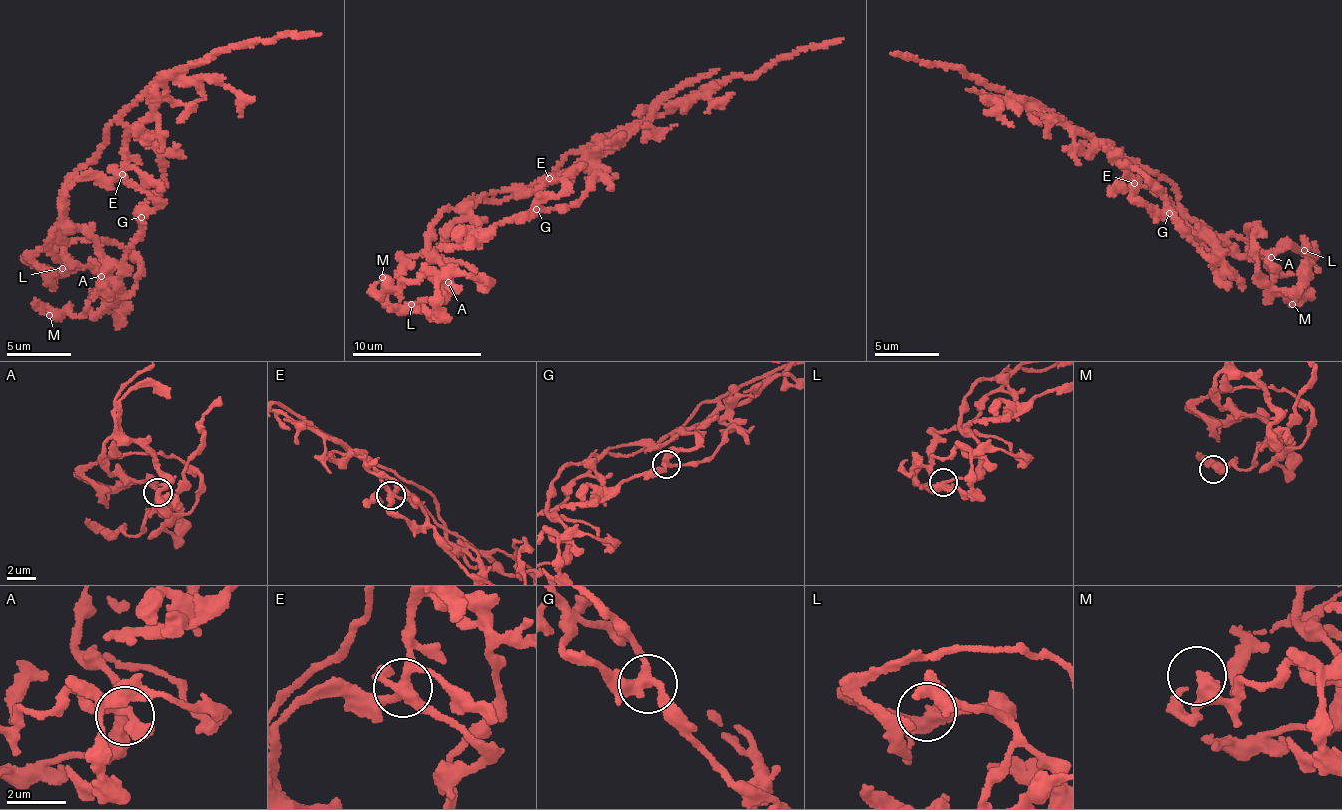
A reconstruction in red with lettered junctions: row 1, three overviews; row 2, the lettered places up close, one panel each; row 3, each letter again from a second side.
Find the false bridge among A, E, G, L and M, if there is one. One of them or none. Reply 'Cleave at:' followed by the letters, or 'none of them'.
Cleave at: E

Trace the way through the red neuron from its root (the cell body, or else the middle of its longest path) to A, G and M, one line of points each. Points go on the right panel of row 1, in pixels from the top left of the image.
A: (1146, 169), (1172, 184), (1178, 206), (1239, 255), (1247, 257), (1256, 253), (1268, 253), (1271, 257)
G: (1146, 169), (1114, 155), (1096, 139), (1099, 143), (1102, 141), (1116, 161), (1128, 163), (1154, 184), (1169, 213)
M: (1146, 169), (1239, 255), (1265, 253), (1269, 288), (1288, 301), (1297, 294), (1292, 304)

